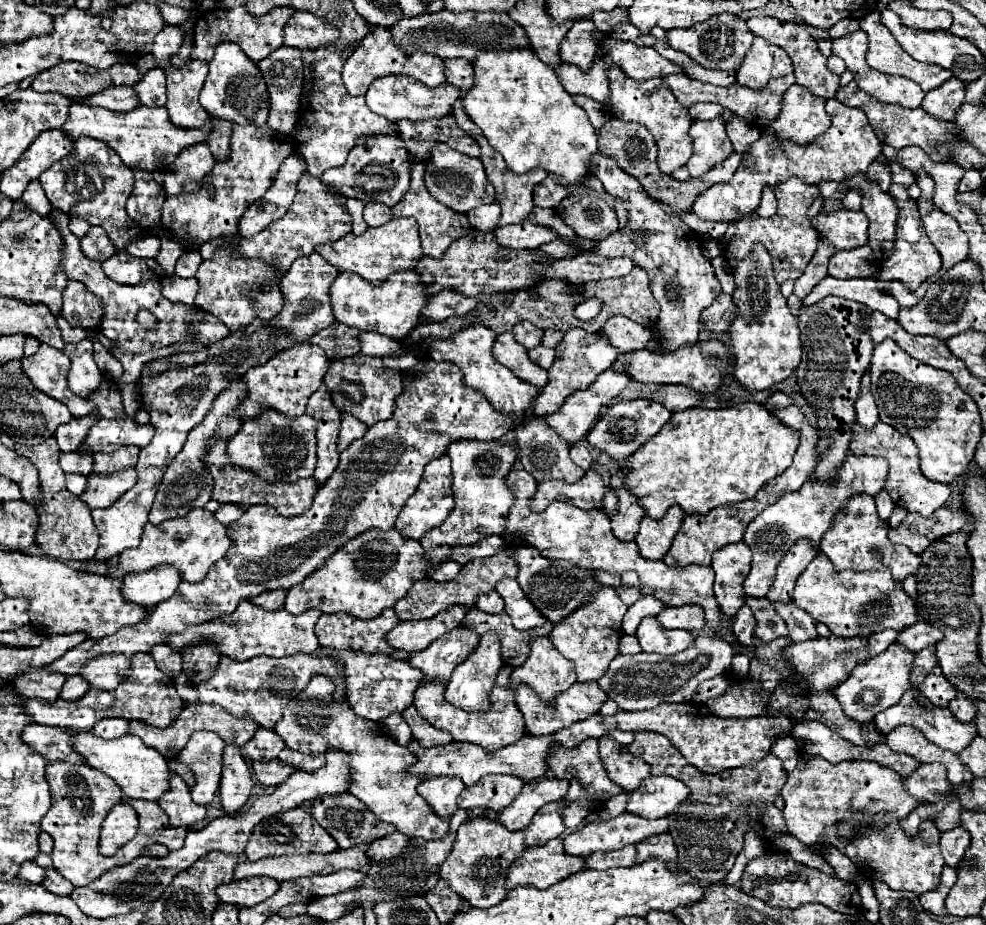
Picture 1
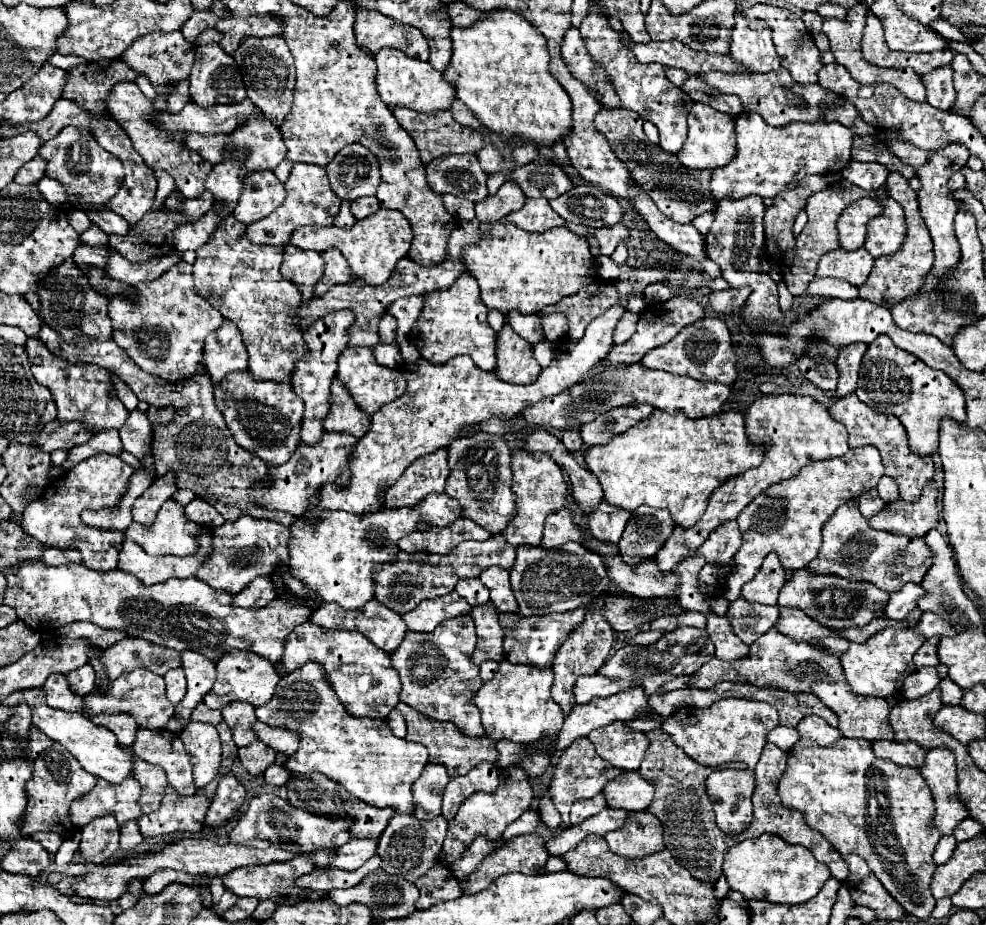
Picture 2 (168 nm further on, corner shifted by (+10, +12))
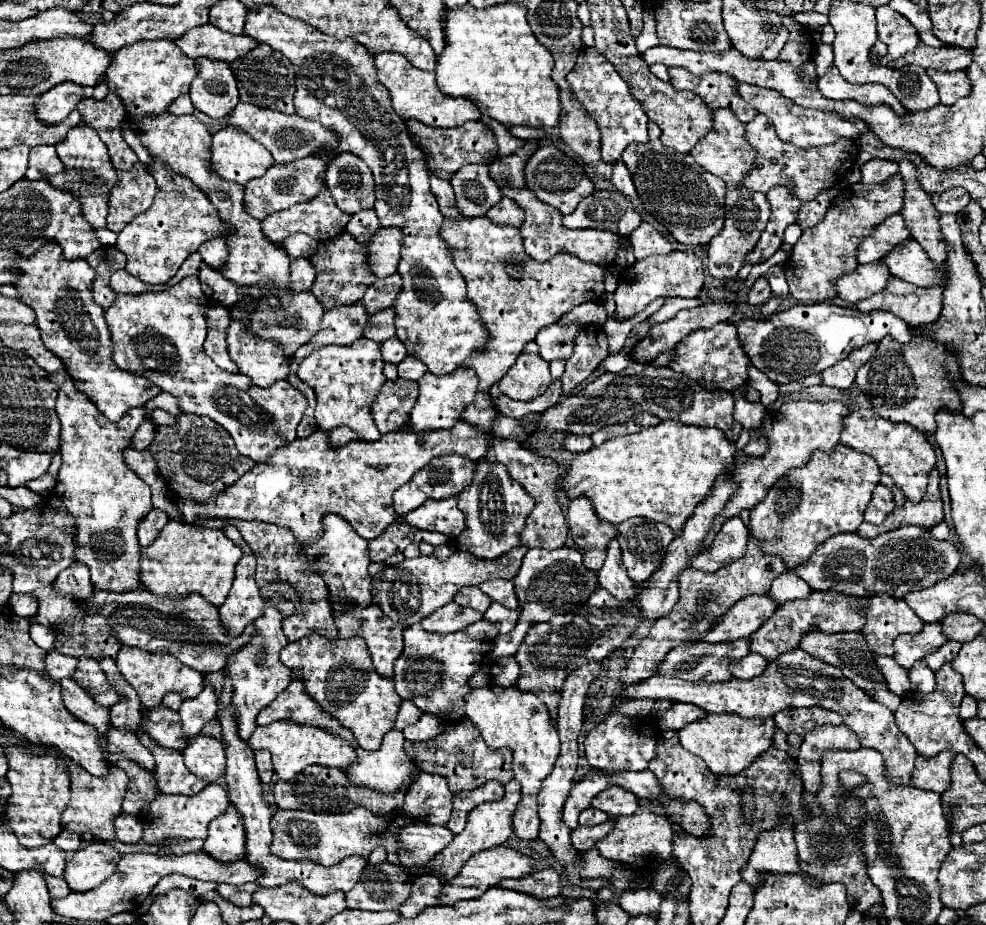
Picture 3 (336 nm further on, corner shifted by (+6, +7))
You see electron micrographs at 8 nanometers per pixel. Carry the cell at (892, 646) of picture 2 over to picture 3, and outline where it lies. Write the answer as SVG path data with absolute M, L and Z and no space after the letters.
M925 623L923 629L915 635L899 635L893 643L895 647L895 661L909 669L915 661L927 657L929 653L937 651L943 643L947 641L947 637L941 631L941 623Z

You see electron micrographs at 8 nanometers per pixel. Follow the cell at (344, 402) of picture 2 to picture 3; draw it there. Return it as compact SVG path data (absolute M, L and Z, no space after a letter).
M359 339L347 347L331 345L319 351L313 351L297 369L297 375L303 383L313 387L317 395L315 421L319 429L329 431L335 427L349 427L359 433L365 441L377 441L381 437L375 421L371 419L371 403L375 401L381 385L387 381L383 375L383 359L379 351L379 343L371 339Z

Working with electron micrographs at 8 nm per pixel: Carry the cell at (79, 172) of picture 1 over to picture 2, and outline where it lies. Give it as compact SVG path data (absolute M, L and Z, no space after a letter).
M67 126L59 136L39 148L39 156L47 160L47 176L57 180L67 194L75 194L75 198L79 198L79 206L83 208L107 210L109 198L113 198L123 184L123 166L119 158L103 150L91 132Z

